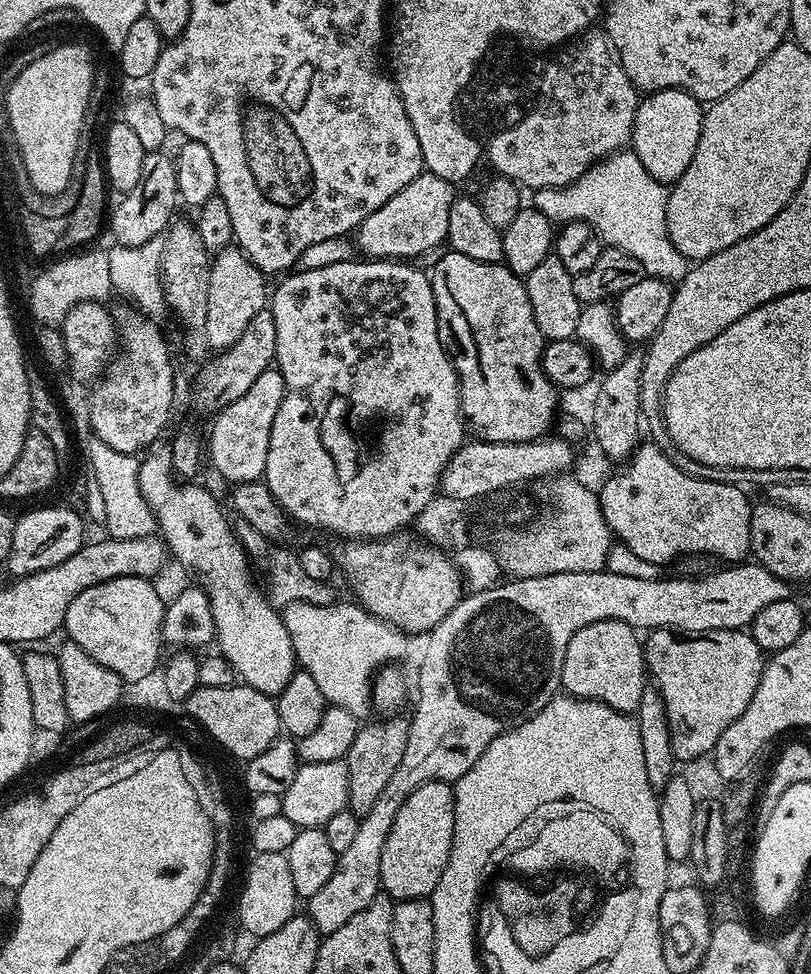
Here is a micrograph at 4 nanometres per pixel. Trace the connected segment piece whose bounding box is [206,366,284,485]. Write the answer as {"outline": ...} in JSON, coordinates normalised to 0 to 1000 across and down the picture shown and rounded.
{"outline":[[[337,376],[318,384],[318,392],[313,392],[313,396],[308,396],[298,409],[284,413],[284,417],[265,424],[260,432],[263,435],[261,445],[256,448],[256,460],[254,456],[254,468],[261,471],[263,478],[279,492],[286,493],[287,498],[308,497],[324,490],[328,466],[333,462],[334,437],[348,415],[349,405],[350,389],[345,379]]]}

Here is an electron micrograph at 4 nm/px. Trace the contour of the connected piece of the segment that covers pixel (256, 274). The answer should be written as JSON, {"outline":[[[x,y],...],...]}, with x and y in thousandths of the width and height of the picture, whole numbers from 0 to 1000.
{"outline":[[[282,253],[260,264],[258,283],[258,306],[254,315],[254,331],[249,342],[250,352],[261,359],[282,357],[308,335],[321,320],[327,319],[333,308],[332,293],[326,293],[327,280],[317,277],[297,259],[295,254]]]}

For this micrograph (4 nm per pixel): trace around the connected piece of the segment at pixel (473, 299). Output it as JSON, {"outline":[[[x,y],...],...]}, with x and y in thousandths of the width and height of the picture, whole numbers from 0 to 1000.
{"outline":[[[556,257],[549,258],[549,263],[530,275],[530,286],[535,298],[538,311],[538,330],[540,331],[540,347],[547,352],[547,358],[557,368],[562,377],[562,386],[567,389],[567,426],[571,427],[573,436],[580,440],[581,447],[588,453],[604,455],[654,455],[677,447],[676,438],[682,438],[688,427],[688,398],[676,390],[667,378],[667,366],[671,361],[673,350],[671,344],[663,339],[663,331],[658,331],[658,318],[654,314],[651,297],[647,289],[626,276],[620,270],[600,271],[584,269],[584,265],[575,265],[575,261],[565,261]]]}

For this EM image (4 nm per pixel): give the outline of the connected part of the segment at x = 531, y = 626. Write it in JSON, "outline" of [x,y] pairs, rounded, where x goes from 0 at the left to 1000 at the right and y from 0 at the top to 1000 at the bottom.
{"outline":[[[908,577],[901,581],[893,581],[889,587],[880,587],[875,591],[863,591],[859,595],[820,595],[820,593],[813,593],[792,597],[788,593],[772,593],[771,590],[741,585],[737,587],[694,587],[693,589],[673,589],[672,591],[647,591],[631,593],[625,598],[628,600],[617,598],[610,603],[602,604],[596,608],[583,607],[581,610],[573,611],[568,615],[567,623],[555,626],[555,630],[550,630],[550,634],[545,634],[545,639],[527,650],[528,662],[523,665],[523,675],[518,678],[518,695],[513,698],[513,728],[509,729],[508,735],[506,734],[501,770],[496,770],[496,782],[491,782],[491,791],[486,791],[486,795],[481,795],[481,803],[476,803],[471,815],[466,815],[466,823],[461,823],[461,828],[456,828],[456,832],[444,838],[444,847],[439,858],[432,870],[416,878],[414,892],[412,897],[407,897],[402,910],[397,910],[397,914],[392,914],[392,918],[379,921],[377,939],[385,946],[391,957],[403,959],[417,955],[417,951],[432,947],[432,943],[436,943],[436,938],[441,938],[441,934],[451,934],[451,930],[456,930],[459,923],[470,919],[471,869],[476,869],[481,848],[486,844],[491,832],[496,832],[496,823],[501,823],[501,819],[506,819],[506,815],[510,815],[510,811],[515,811],[515,807],[525,807],[525,803],[535,803],[536,801],[561,803],[565,799],[570,799],[570,795],[575,795],[575,791],[580,791],[580,786],[584,786],[584,782],[589,782],[589,778],[594,778],[594,774],[602,769],[604,762],[609,762],[612,756],[618,756],[621,752],[639,746],[640,743],[647,743],[655,735],[667,731],[687,715],[692,709],[691,693],[693,692],[693,680],[698,676],[698,663],[703,663],[703,655],[708,655],[708,651],[713,651],[713,647],[718,647],[718,643],[727,643],[732,639],[742,639],[744,637],[761,637],[762,639],[772,639],[785,647],[827,645],[840,651],[862,651],[880,647],[917,647],[926,642],[927,636],[935,630],[935,626],[949,622],[949,618],[969,616],[974,612],[974,608],[972,608],[973,597],[959,594],[949,585],[945,585],[940,580],[931,577]]]}

